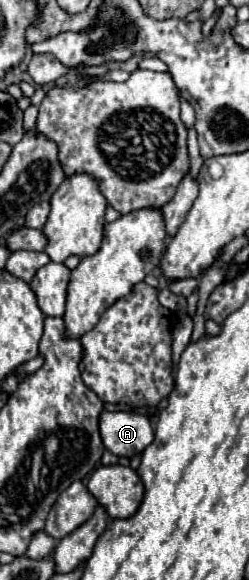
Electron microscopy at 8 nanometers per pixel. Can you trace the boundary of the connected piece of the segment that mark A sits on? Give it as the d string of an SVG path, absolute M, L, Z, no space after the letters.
M108 412L100 414L100 434L104 446L116 454L134 458L154 442L154 428L150 418L134 412Z

